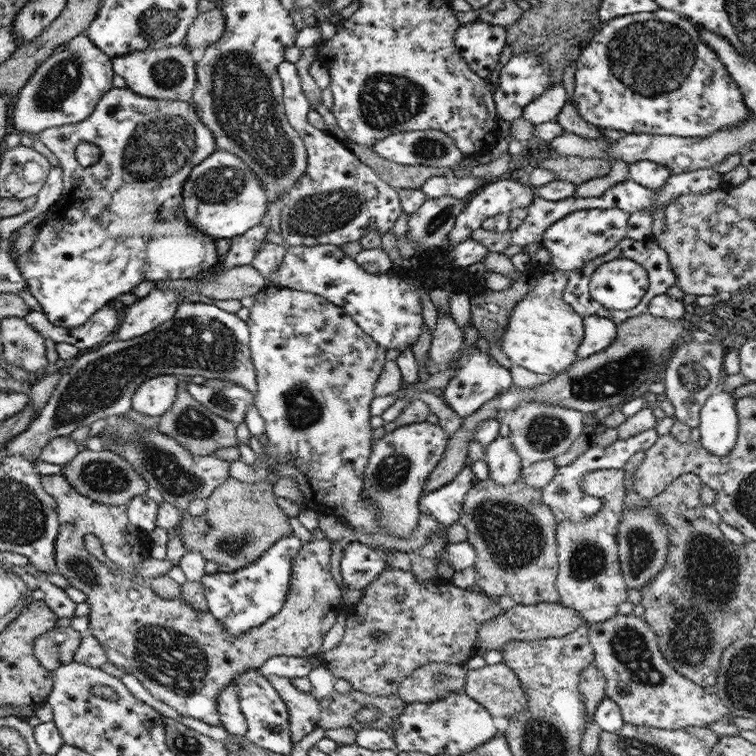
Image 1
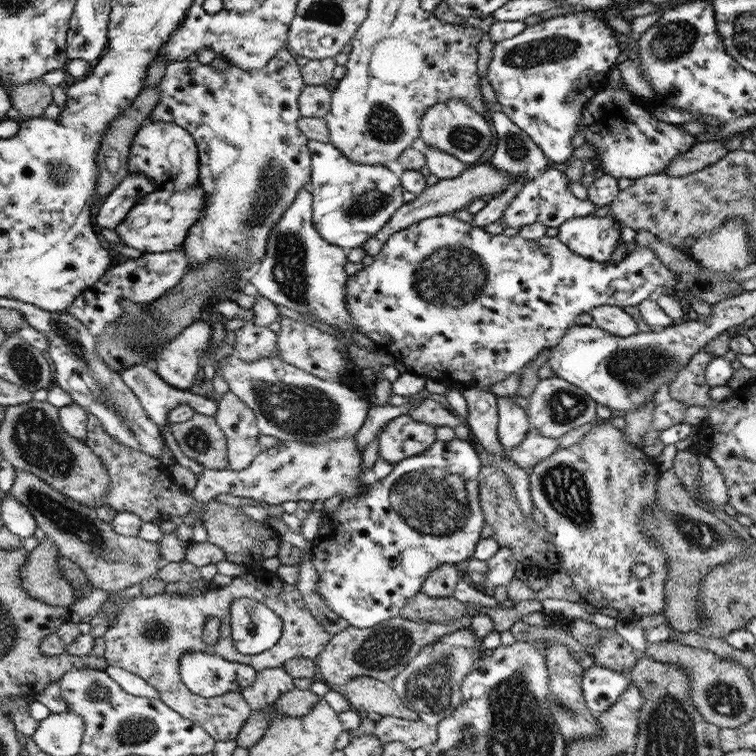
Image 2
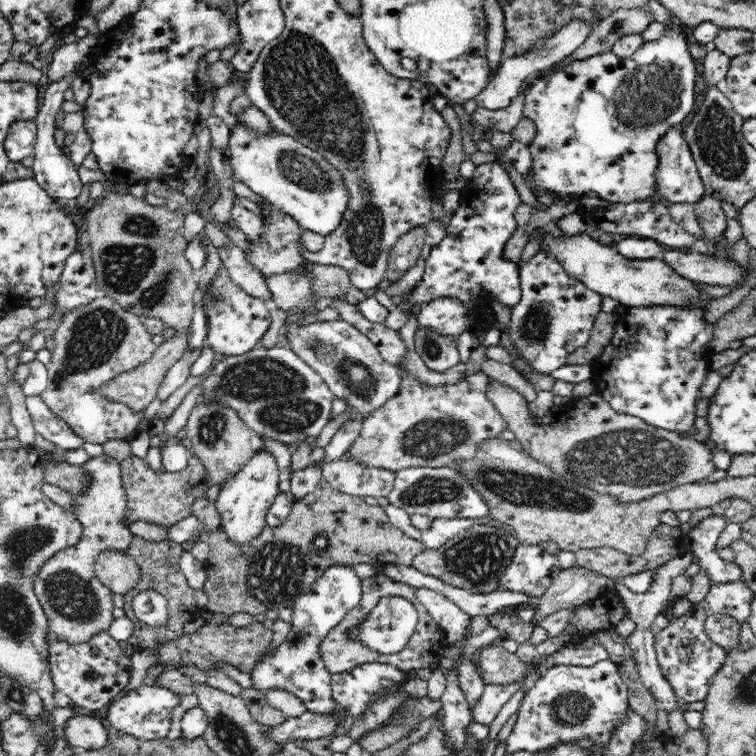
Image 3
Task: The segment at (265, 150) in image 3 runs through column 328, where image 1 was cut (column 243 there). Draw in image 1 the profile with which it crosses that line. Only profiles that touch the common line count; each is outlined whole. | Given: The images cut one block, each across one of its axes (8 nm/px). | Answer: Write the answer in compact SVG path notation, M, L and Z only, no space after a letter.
M216 150L210 157L195 166L190 178L184 184L184 215L188 222L195 226L200 232L211 236L211 238L232 238L242 236L249 228L263 223L267 218L268 205L271 199L267 197L266 186L255 171L243 161L242 158L227 151Z

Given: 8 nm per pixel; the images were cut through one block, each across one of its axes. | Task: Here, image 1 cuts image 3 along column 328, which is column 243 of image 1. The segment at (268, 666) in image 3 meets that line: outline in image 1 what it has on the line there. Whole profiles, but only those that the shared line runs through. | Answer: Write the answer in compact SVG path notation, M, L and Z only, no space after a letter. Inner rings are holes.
M295 534L281 538L272 546L264 556L254 565L236 572L216 572L204 574L200 580L204 588L204 595L210 614L214 615L216 622L220 622L226 634L242 636L250 630L265 624L280 613L284 607L290 590L292 576L292 562L300 556L304 544ZM248 668L237 674L232 684L236 686L236 690L239 692L240 707L247 719L248 730L243 737L266 750L278 754L290 754L293 742L289 727L288 707L280 699L274 687L270 685L267 677L259 674L257 668Z

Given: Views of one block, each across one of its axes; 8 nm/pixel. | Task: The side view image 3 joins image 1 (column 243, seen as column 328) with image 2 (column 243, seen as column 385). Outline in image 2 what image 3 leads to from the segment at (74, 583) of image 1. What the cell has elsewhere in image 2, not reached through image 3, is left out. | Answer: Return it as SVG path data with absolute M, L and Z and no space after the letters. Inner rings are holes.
M266 571L260 576L253 576L250 572L234 578L230 584L224 587L212 587L208 592L203 594L197 593L194 595L180 595L180 594L156 594L156 596L136 596L136 598L126 598L121 604L115 608L113 612L113 620L111 626L108 626L107 632L103 636L106 644L105 658L110 666L119 666L124 668L132 674L144 678L148 684L154 686L159 693L159 699L162 703L166 703L172 710L179 711L184 718L192 719L195 723L205 727L211 734L212 738L218 740L236 740L239 736L240 730L251 716L251 708L244 695L239 692L229 692L222 696L212 698L204 698L195 694L182 682L182 674L179 672L180 658L188 652L208 652L222 656L228 659L228 662L238 662L254 667L254 670L261 671L271 668L283 668L285 662L298 658L300 656L309 659L315 659L318 654L321 654L331 642L333 635L326 632L326 630L316 621L312 616L312 612L306 607L302 594L296 589L296 586L284 583L281 574L272 571ZM238 598L254 598L267 608L274 610L276 615L282 620L283 630L282 637L272 648L261 652L260 654L242 654L236 649L233 637L231 634L231 615L230 610L232 602ZM210 618L218 618L222 623L220 626L220 638L214 646L204 644L203 629L206 622Z

